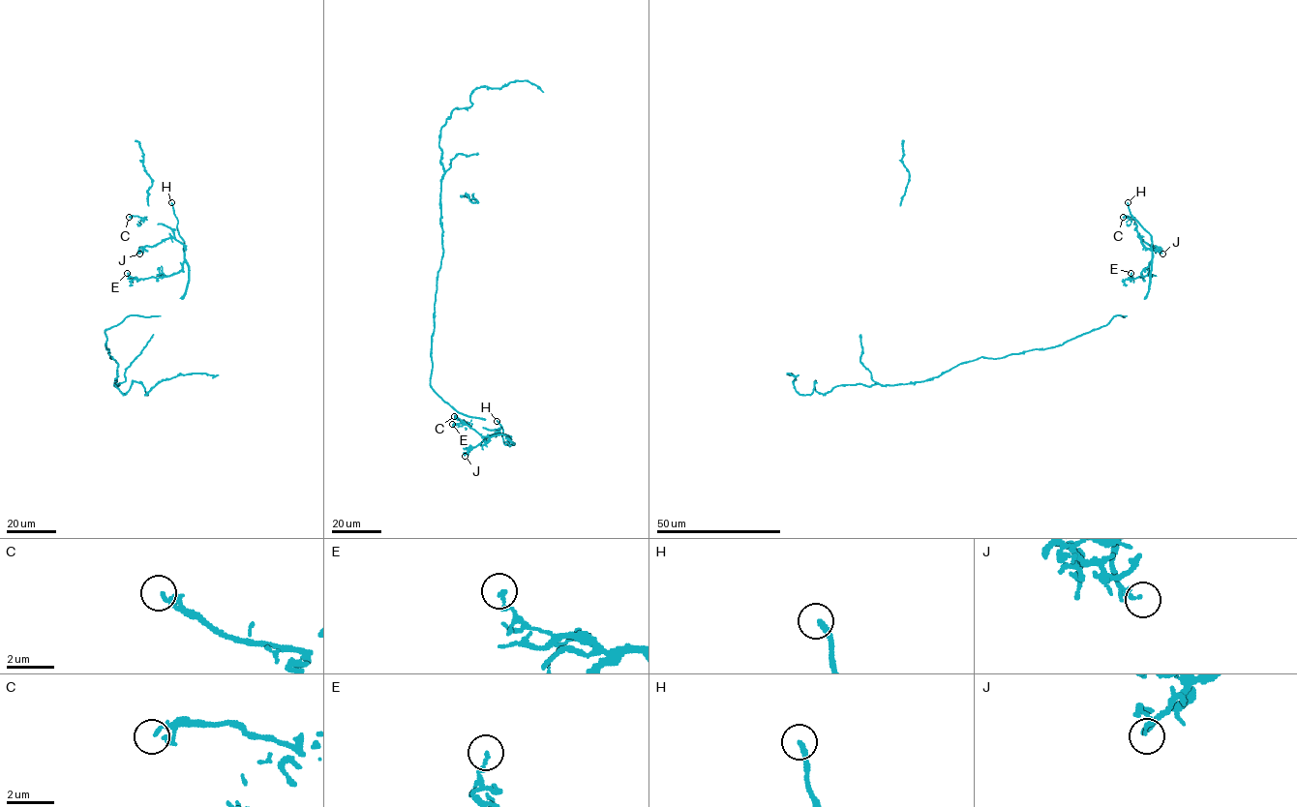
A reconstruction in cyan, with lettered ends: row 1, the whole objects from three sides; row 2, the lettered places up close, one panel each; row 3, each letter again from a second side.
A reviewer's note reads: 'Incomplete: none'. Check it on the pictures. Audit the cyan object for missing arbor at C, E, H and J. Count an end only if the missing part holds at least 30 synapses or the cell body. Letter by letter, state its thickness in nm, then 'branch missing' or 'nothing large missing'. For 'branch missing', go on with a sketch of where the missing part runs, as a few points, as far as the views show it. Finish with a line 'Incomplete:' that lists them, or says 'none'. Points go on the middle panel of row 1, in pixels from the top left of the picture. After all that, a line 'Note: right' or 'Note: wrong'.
C: 150 nm | nothing large missing
E: 160 nm | nothing large missing
H: 220 nm | branch missing | (497, 421), (484, 420)
J: 130 nm | nothing large missing
Incomplete: H
Note: wrong

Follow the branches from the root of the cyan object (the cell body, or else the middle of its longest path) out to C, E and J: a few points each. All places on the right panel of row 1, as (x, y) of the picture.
C: (971, 361), (1061, 345), (1119, 315), (1124, 281), (1143, 278), (1141, 272), (1152, 260), (1136, 224), (1123, 217)
E: (971, 361), (981, 357), (999, 359), (1054, 347), (1105, 326), (1119, 314), (1126, 285), (1124, 281), (1131, 273)
J: (971, 361), (1054, 347), (1105, 326), (1119, 314), (1124, 281), (1143, 278), (1152, 260), (1139, 238), (1162, 254)

